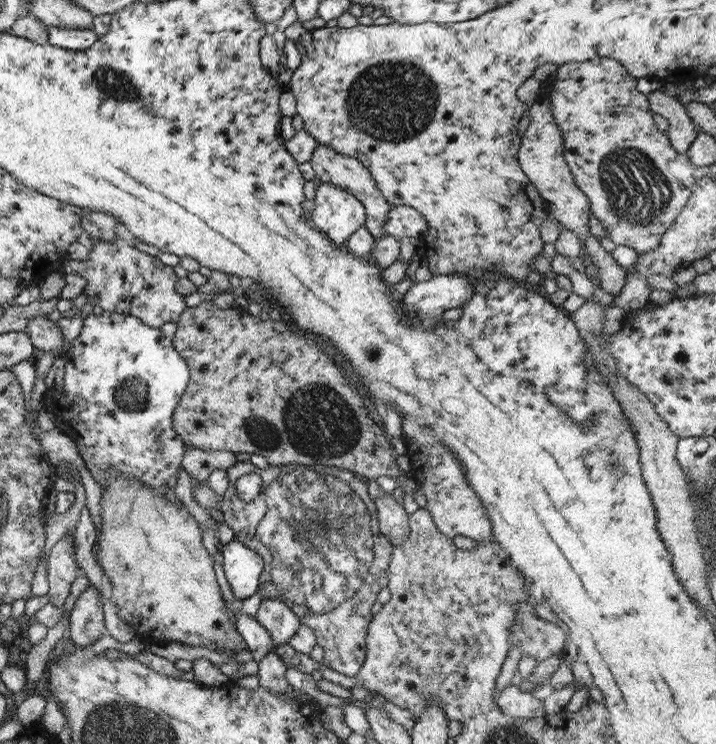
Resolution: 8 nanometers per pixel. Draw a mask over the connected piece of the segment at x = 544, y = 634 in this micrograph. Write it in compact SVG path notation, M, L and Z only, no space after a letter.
M525 601L516 602L515 619L513 619L513 627L511 627L511 637L509 637L509 649L507 649L507 653L513 647L519 646L521 650L520 658L529 656L536 663L539 663L551 655L563 655L563 645L566 639L567 634L563 626L557 626L539 618L529 603Z

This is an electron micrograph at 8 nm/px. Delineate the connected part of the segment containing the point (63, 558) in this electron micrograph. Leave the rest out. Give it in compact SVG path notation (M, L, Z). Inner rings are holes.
M65 537L57 541L49 551L46 592L48 602L61 607L69 594L69 586L79 575L74 563L73 539Z

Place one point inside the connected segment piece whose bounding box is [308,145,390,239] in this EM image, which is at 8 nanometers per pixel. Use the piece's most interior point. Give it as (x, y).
(339, 170)

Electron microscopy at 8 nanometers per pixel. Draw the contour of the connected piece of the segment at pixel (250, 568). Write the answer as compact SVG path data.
M232 539L225 545L218 544L221 566L232 595L241 601L258 588L263 565L261 557L247 546Z

